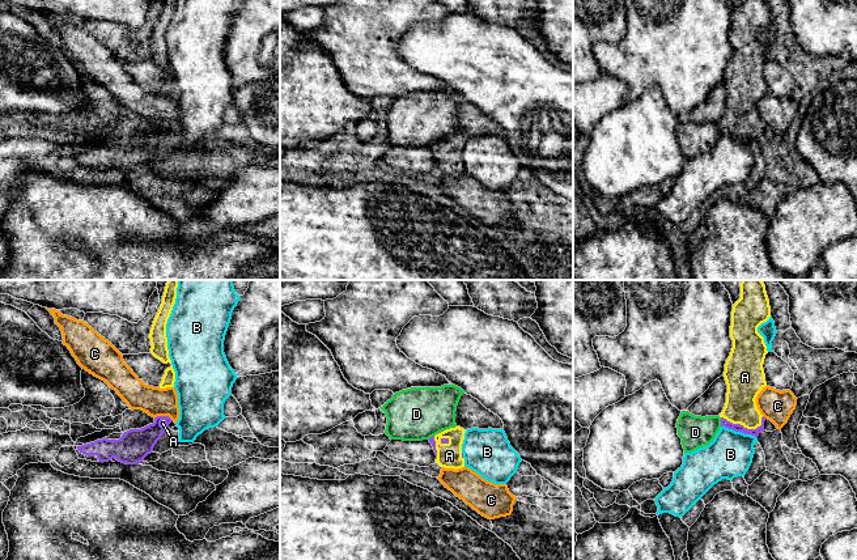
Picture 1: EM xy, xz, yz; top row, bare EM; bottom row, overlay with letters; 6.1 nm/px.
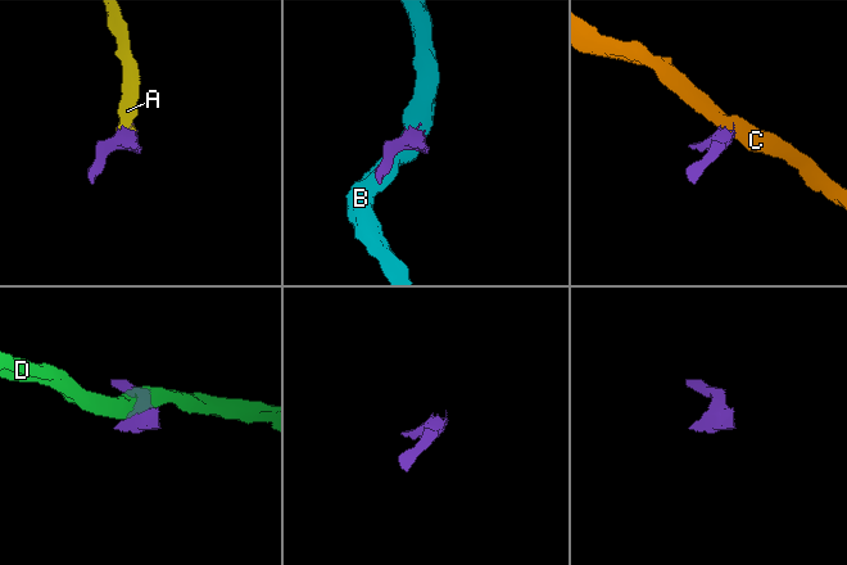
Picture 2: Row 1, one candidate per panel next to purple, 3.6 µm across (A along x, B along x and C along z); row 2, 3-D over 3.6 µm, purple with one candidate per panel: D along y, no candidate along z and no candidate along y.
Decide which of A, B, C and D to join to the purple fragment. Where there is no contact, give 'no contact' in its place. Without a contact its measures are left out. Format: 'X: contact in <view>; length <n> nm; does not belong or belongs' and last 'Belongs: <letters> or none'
A: contact in yz; length 260 nm; belongs
B: contact in yz; length 240 nm; does not belong
C: contact in xy; length 120 nm; does not belong
D: contact in yz; length 60 nm; does not belong
Belongs: A

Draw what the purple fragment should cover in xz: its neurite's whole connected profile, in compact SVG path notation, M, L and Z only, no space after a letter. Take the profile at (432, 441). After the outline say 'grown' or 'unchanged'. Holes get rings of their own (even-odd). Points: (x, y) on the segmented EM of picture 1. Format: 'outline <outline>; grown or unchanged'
outline M461 427L450 428L440 432L429 438L433 450L437 455L436 463L445 468L464 467L464 458L462 453L462 444L466 430Z; grown

